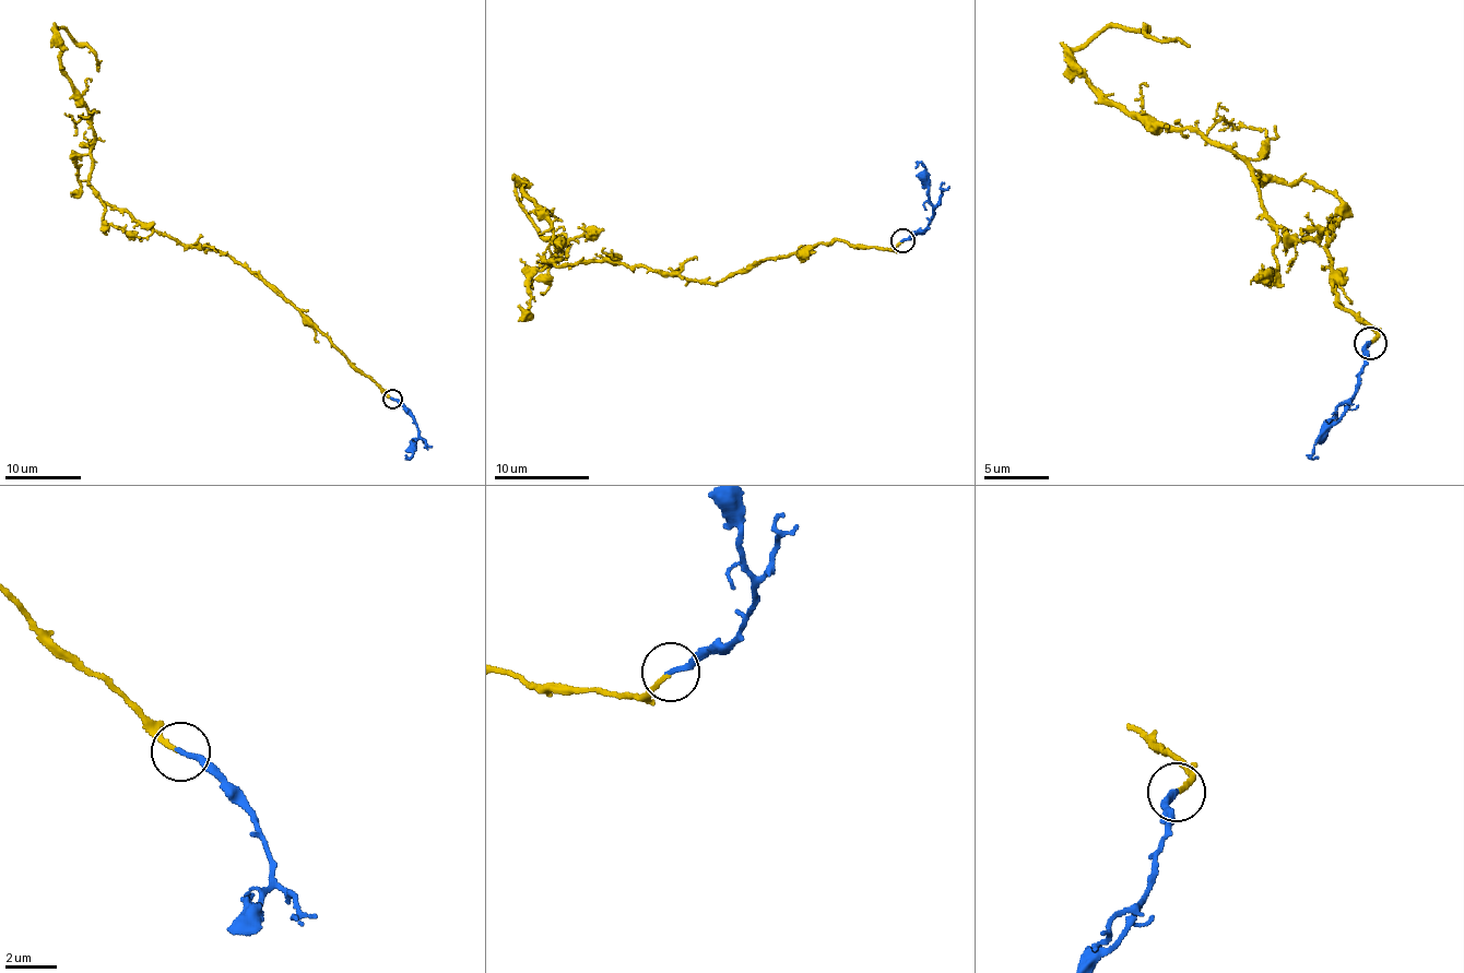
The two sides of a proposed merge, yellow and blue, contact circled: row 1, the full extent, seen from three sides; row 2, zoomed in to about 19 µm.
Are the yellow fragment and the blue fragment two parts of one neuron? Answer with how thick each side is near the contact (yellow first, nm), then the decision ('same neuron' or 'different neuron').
160 nm thick on the yellow side, 200 nm on the other; same neuron

